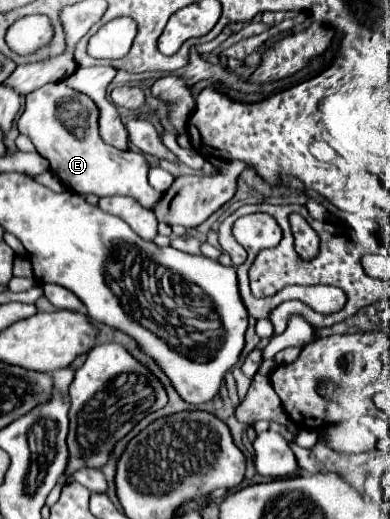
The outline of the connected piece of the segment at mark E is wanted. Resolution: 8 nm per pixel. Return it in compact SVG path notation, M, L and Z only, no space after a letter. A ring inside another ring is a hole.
M61 81L43 85L25 97L25 109L17 119L17 129L19 133L27 135L33 141L37 153L49 161L51 171L71 191L107 197L107 173L113 173L115 175L113 189L117 195L129 195L145 209L153 209L153 205L161 199L161 193L157 193L147 183L149 161L145 159L143 153L119 151L107 145L99 137L97 117L99 109L93 103L93 99L67 87Z

